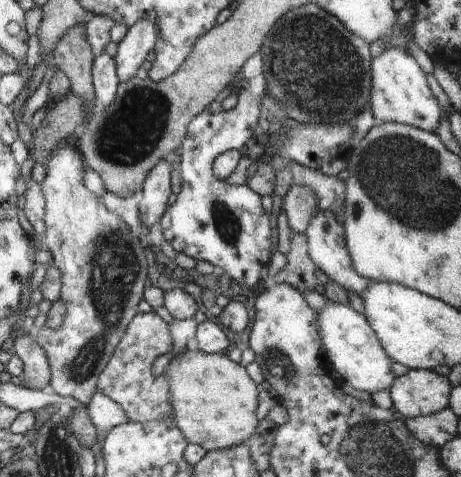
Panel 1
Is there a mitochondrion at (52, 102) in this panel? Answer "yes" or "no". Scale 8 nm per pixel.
no

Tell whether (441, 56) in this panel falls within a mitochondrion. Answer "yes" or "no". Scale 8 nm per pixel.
no

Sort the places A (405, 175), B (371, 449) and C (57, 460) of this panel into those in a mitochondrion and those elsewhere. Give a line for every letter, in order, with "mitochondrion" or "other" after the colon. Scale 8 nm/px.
A: mitochondrion
B: mitochondrion
C: mitochondrion

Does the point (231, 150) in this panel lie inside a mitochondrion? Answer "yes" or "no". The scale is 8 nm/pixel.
no

